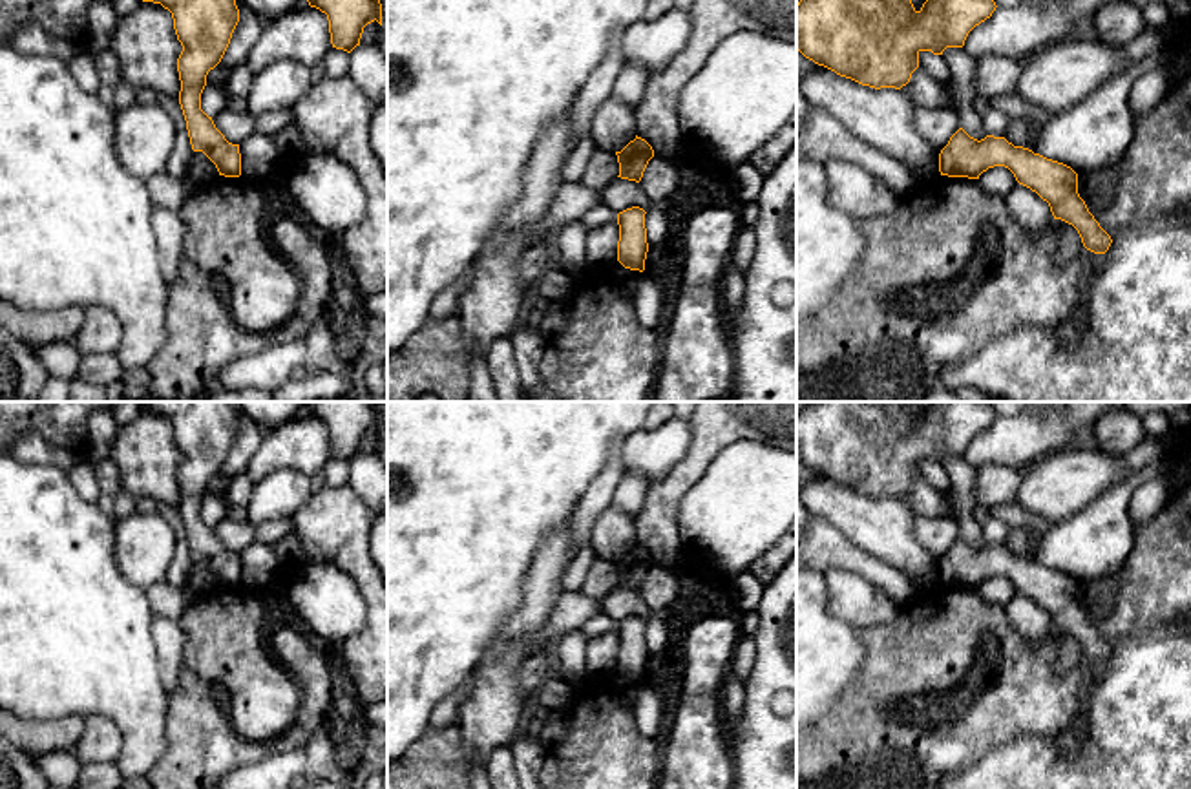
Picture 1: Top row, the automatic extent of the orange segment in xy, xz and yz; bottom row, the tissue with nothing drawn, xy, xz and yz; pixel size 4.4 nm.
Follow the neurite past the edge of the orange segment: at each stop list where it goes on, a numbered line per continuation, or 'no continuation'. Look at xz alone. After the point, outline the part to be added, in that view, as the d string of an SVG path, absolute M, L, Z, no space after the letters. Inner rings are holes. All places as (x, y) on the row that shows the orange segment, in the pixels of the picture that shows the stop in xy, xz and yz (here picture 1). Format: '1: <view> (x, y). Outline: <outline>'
no continuation

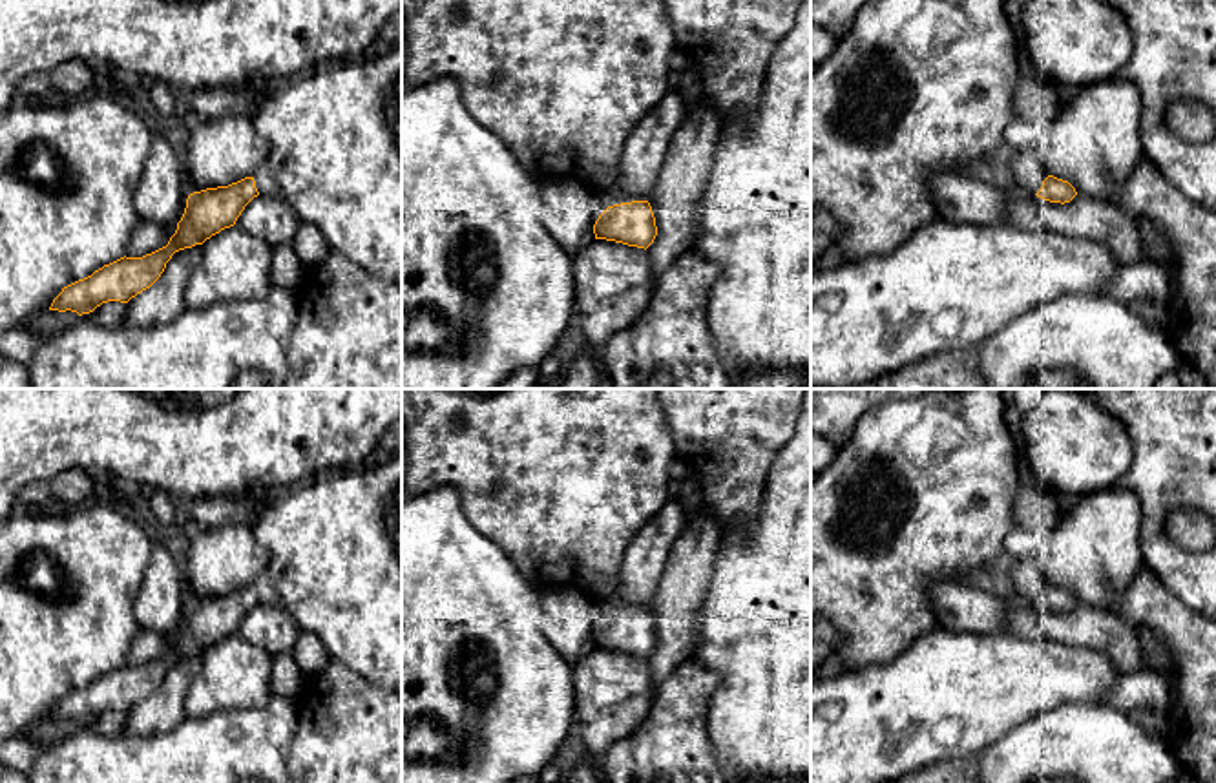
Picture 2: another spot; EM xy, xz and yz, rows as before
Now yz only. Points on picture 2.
1: yz (1028, 167). Outline: M1035 146L1030 150L1013 151L1012 173L1021 188L1037 193L1043 181L1050 175L1044 162L1044 148Z

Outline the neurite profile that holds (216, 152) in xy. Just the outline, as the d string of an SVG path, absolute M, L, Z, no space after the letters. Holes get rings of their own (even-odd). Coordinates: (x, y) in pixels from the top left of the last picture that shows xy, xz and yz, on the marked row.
M239 113L188 119L177 142L192 193L252 177L268 153L268 144L256 133L252 117Z

